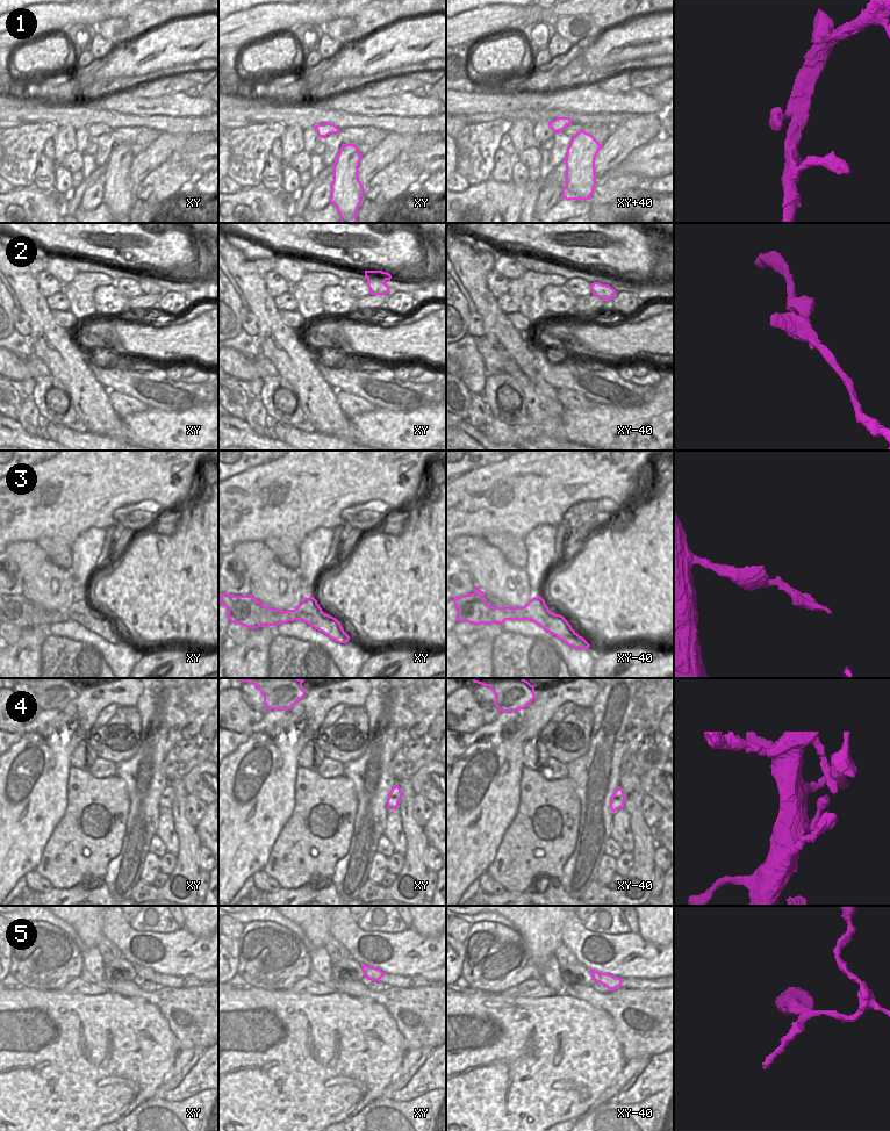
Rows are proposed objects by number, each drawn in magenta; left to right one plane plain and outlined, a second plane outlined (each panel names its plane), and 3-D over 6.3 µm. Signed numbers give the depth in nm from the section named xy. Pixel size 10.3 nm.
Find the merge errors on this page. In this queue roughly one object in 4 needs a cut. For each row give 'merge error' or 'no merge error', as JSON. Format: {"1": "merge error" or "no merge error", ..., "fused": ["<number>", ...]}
{"1": "no merge error", "2": "no merge error", "3": "merge error", "4": "no merge error", "5": "no merge error", "fused": ["3"]}

